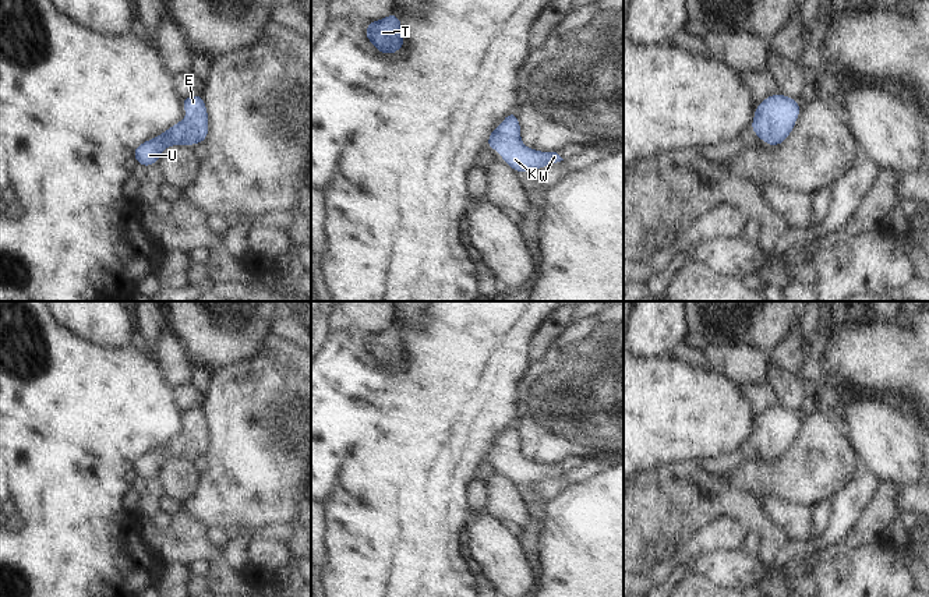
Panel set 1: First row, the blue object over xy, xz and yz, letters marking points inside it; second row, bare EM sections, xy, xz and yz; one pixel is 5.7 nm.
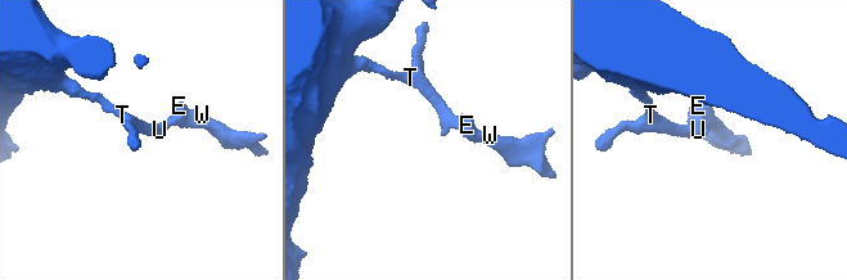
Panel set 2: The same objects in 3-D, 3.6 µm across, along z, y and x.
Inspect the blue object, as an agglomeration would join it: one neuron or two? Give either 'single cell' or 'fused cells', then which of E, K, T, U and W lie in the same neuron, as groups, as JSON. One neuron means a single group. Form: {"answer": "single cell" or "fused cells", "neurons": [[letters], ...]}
{"answer": "single cell", "neurons": [["E", "K", "T", "U", "W"]]}

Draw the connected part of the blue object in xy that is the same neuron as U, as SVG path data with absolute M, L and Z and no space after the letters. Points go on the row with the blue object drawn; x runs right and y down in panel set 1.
M201 93L184 98L181 103L188 117L133 149L137 163L144 167L156 165L160 153L170 145L205 142L208 138L208 110Z

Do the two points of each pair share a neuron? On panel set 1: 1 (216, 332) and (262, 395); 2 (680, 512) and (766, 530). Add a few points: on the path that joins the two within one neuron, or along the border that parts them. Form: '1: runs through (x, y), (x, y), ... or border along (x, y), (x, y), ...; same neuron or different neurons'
1: border along (264, 342), (253, 356), (211, 371); different neurons
2: runs through (700, 507), (742, 507), (745, 509); same neuron

